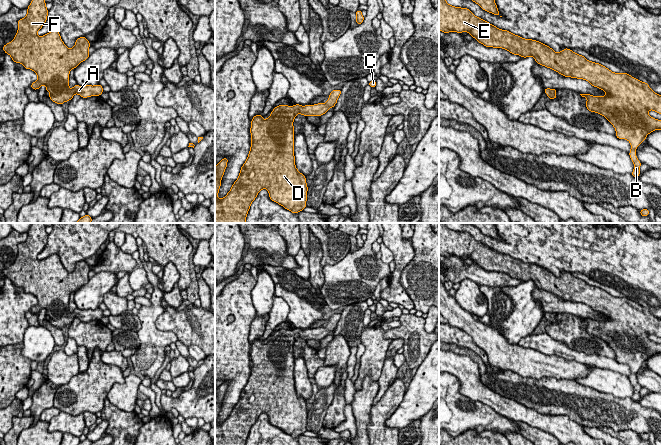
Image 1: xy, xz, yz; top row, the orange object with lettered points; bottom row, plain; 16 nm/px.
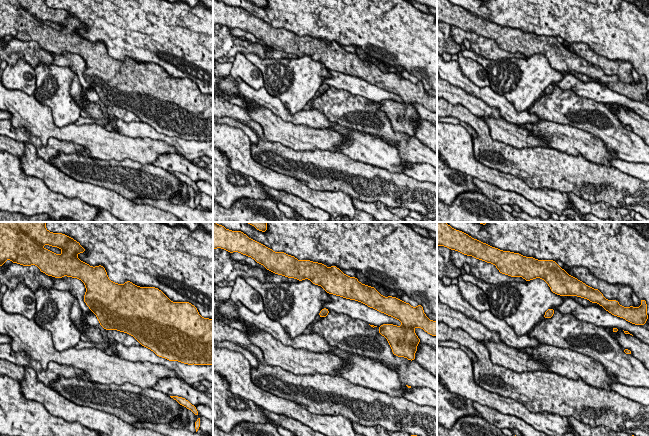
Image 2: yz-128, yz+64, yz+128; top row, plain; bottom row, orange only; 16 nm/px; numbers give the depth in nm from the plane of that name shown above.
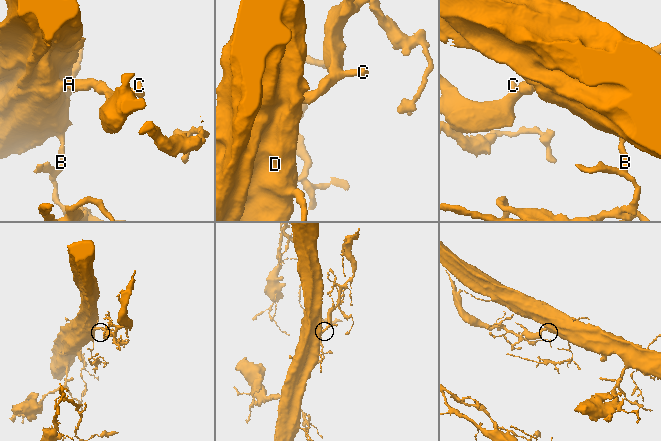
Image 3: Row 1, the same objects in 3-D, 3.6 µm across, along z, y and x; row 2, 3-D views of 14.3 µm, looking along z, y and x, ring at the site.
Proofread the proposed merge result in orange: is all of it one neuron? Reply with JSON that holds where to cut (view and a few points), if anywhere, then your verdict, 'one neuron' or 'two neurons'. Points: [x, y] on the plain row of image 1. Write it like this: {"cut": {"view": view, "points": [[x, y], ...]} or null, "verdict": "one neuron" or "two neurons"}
{"cut": null, "verdict": "one neuron"}

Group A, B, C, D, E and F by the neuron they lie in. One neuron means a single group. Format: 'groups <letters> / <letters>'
groups A B C D E F

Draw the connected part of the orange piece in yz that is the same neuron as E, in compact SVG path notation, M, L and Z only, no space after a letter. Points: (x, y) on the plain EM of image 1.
M439 223L439 254L444 257L454 255L459 258L466 255L486 271L502 272L523 282L532 280L539 289L550 292L565 301L584 303L592 310L605 315L605 320L580 319L587 323L585 330L589 335L604 340L614 350L618 363L630 366L629 379L634 388L632 400L638 402L641 396L641 386L637 383L635 374L645 365L648 358L654 354L661 354L661 344L654 343L648 338L649 334L661 338L661 319L656 318L646 306L641 306L627 297L614 297L605 290L591 286L568 272L556 277L552 272L539 265L524 263L507 254L497 252L476 241L468 232L451 230L445 223Z

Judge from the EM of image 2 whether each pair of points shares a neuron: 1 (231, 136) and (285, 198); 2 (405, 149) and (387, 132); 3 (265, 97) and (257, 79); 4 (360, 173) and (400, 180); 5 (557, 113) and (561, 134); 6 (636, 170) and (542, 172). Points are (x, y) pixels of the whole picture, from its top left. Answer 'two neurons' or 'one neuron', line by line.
1: two neurons
2: one neuron
3: two neurons
4: one neuron
5: two neurons
6: two neurons

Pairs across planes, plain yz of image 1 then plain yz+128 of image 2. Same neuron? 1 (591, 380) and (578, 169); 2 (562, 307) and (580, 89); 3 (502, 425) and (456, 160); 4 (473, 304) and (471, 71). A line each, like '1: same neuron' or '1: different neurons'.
1: different neurons
2: same neuron
3: different neurons
4: same neuron

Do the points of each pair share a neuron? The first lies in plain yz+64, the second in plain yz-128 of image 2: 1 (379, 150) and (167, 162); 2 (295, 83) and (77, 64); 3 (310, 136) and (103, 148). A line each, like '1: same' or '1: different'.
1: same
2: different
3: same

